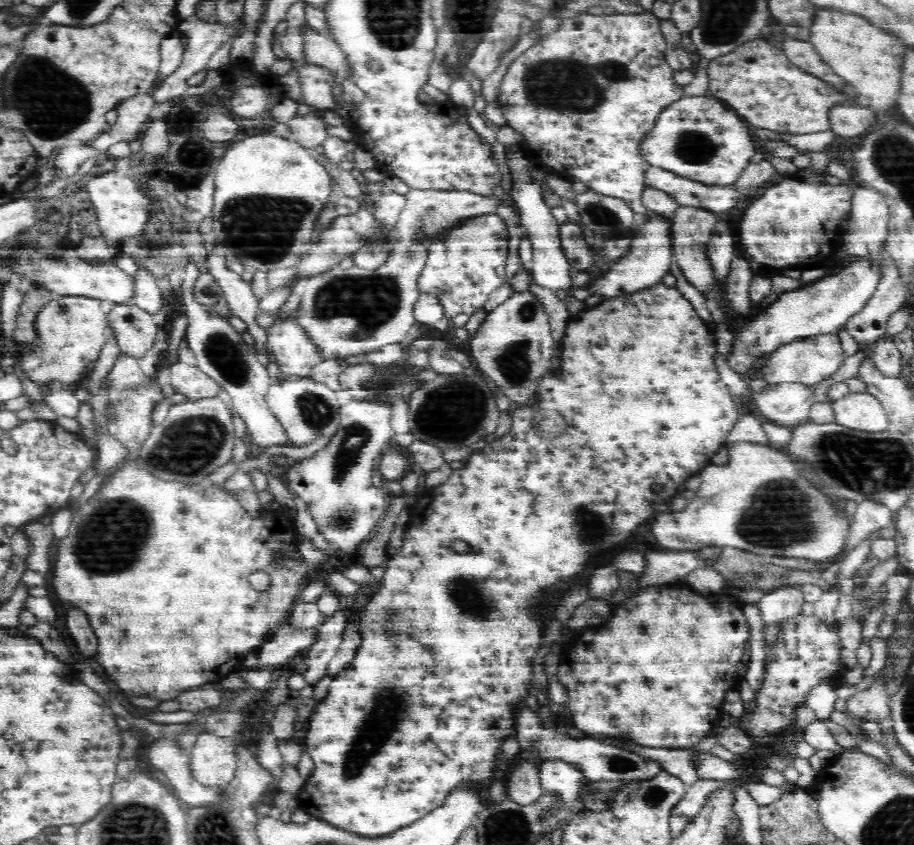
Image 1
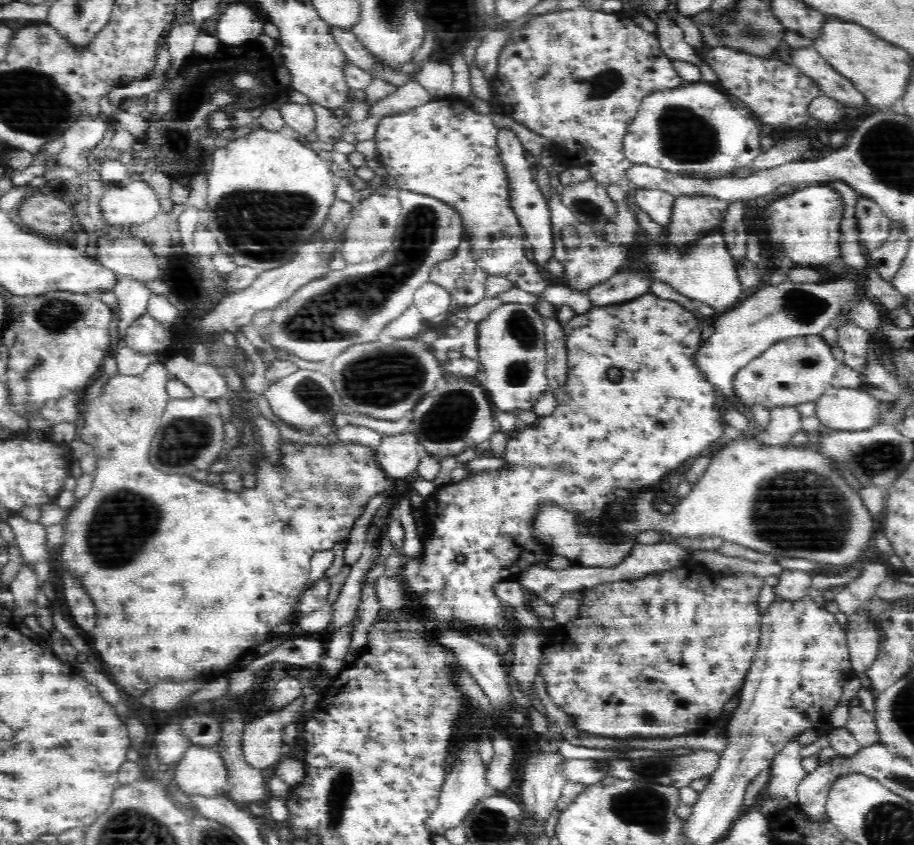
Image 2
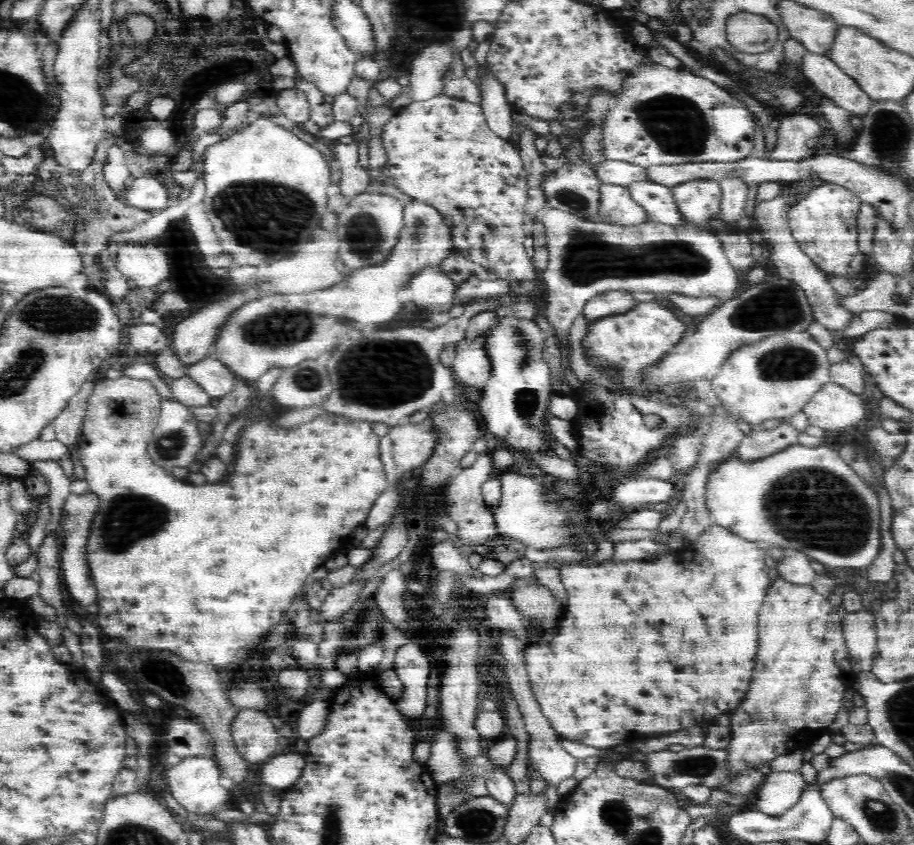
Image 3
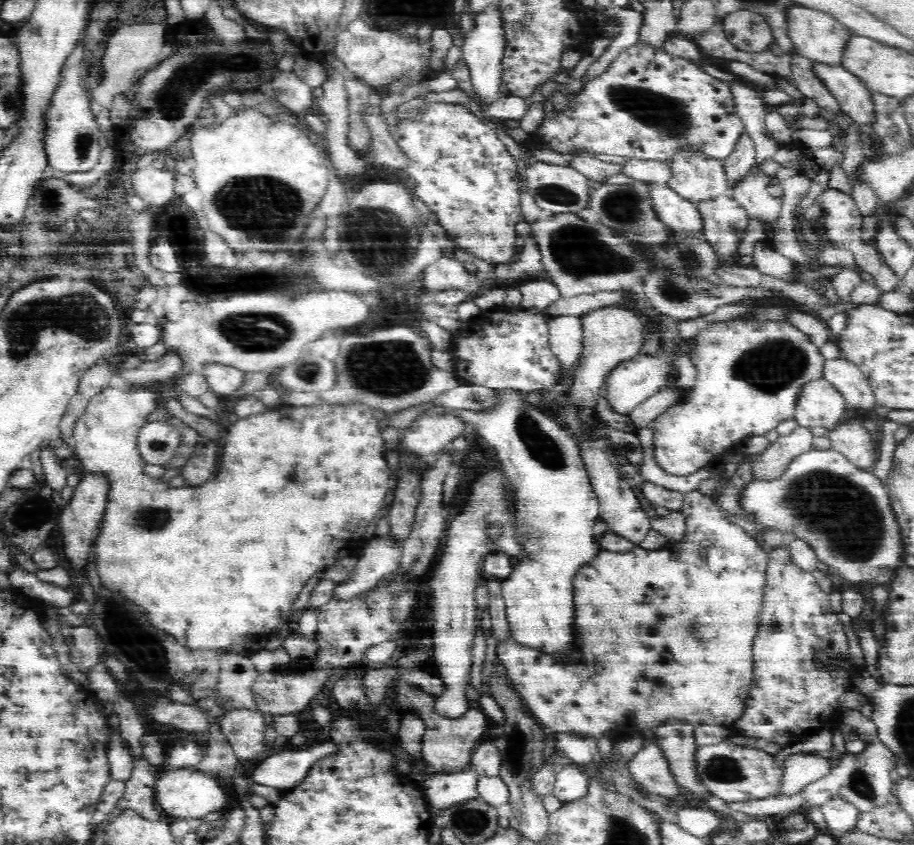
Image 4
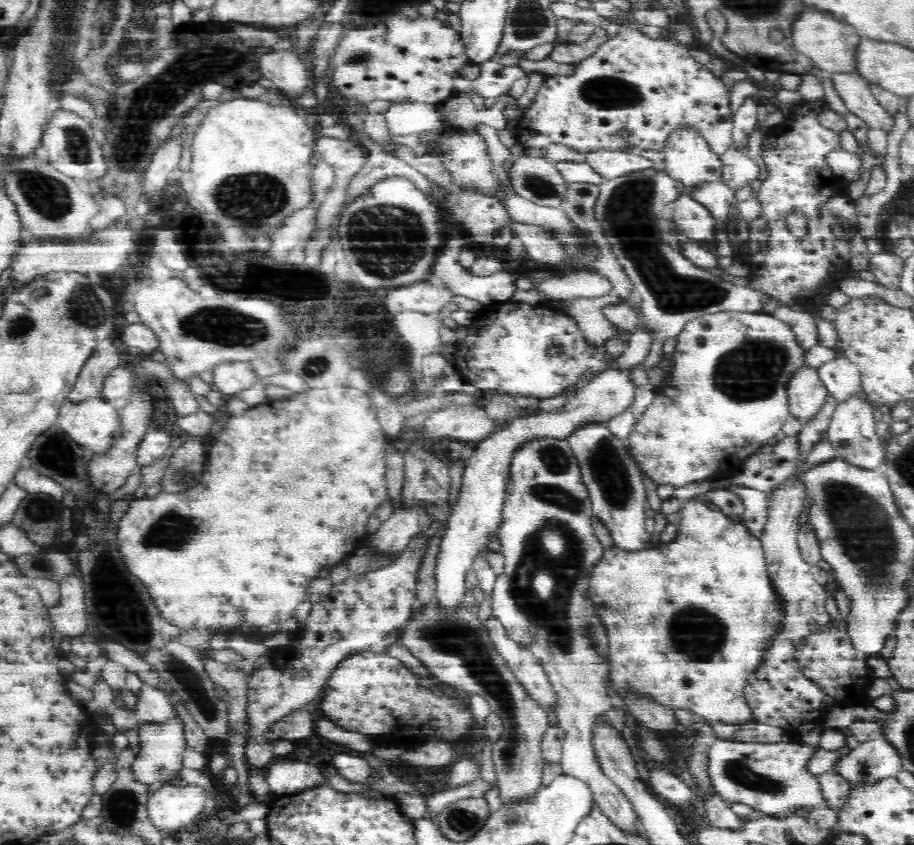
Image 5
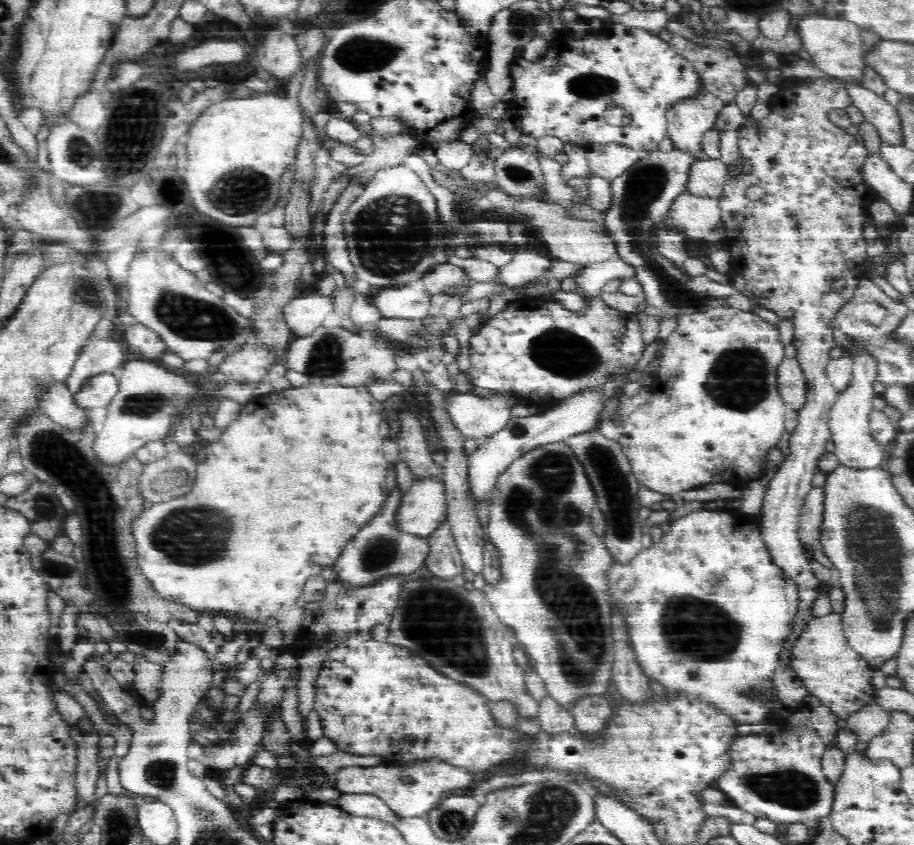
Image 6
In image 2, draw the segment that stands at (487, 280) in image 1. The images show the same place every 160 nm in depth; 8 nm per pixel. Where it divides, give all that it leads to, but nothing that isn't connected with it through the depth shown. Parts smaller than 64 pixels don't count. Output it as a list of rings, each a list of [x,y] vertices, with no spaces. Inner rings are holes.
[[[463,241],[452,258],[436,264],[429,276],[430,281],[442,285],[444,289],[448,289],[450,295],[454,297],[454,301],[456,301],[455,309],[468,308],[487,298],[485,294],[485,283],[488,275],[476,265],[469,252],[470,247]]]

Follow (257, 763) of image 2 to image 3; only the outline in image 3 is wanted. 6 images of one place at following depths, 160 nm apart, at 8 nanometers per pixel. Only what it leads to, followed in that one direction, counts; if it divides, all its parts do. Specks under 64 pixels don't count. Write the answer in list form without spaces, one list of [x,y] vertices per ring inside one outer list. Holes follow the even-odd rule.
[[[240,710],[232,718],[232,742],[247,763],[262,763],[279,751],[279,737],[265,712]]]

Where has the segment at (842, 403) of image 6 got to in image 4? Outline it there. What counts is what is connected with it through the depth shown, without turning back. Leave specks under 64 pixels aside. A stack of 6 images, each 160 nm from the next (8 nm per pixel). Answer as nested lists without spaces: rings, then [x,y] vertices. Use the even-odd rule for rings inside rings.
[[[856,410],[844,413],[840,422],[830,429],[828,438],[832,450],[860,468],[873,468],[879,459],[879,453],[876,453],[878,442],[872,440],[870,432],[864,428],[864,418],[860,412],[856,415]]]

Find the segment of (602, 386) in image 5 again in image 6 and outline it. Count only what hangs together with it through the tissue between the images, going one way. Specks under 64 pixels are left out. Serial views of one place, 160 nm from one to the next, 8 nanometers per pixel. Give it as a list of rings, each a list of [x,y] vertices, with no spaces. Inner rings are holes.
[[[600,390],[596,393],[586,392],[582,396],[572,397],[570,401],[562,401],[549,411],[529,417],[514,417],[500,432],[481,440],[478,448],[469,456],[469,479],[475,498],[478,501],[488,500],[487,497],[494,486],[496,476],[510,462],[524,455],[528,450],[548,442],[563,441],[569,436],[588,433],[602,409]]]

